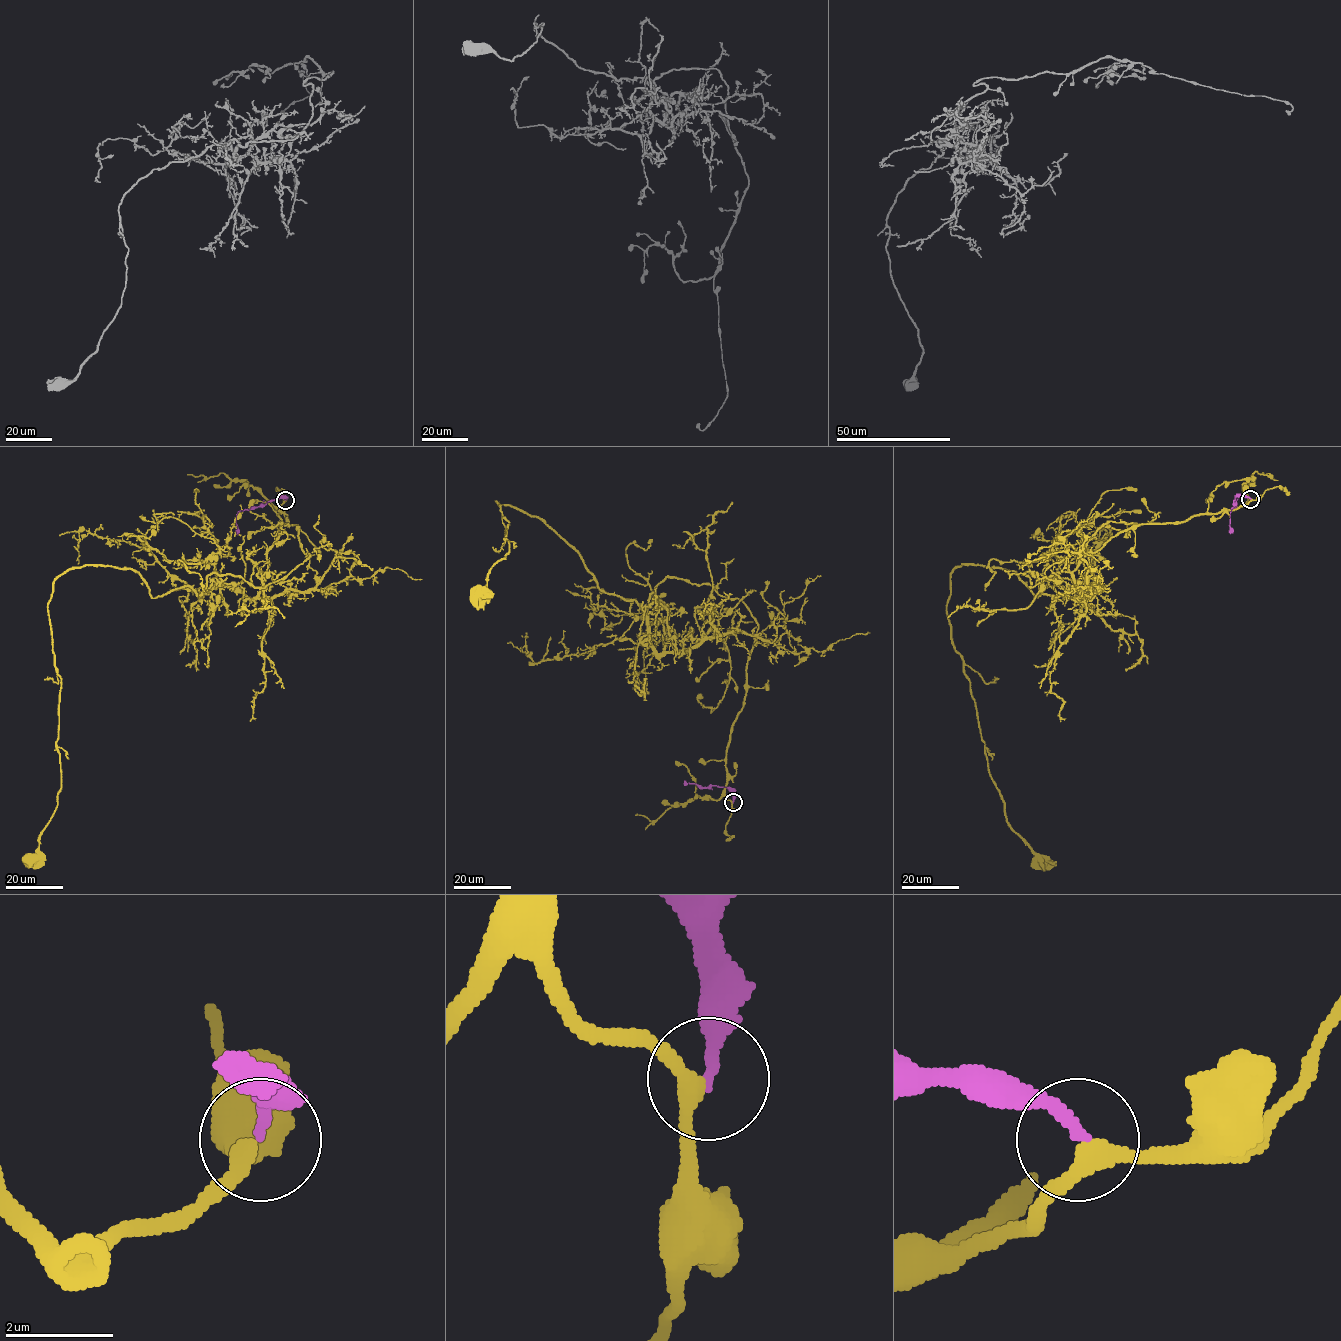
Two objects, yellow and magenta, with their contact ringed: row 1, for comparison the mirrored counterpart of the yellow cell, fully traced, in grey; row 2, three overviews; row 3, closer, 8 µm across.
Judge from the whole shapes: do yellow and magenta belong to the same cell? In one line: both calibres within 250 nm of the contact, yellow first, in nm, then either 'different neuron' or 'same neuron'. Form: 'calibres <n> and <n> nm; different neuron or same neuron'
calibres 280 and 220 nm; same neuron

